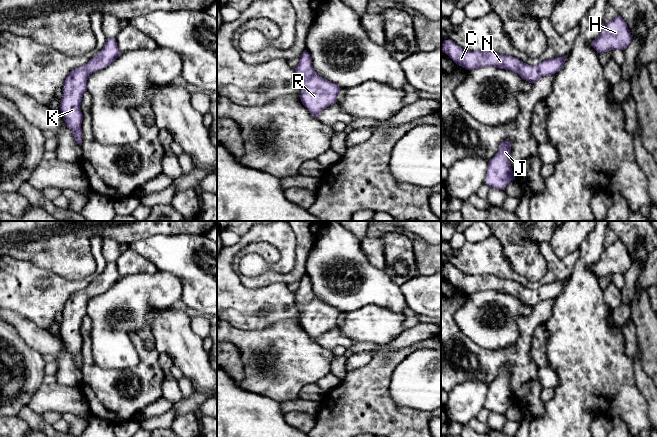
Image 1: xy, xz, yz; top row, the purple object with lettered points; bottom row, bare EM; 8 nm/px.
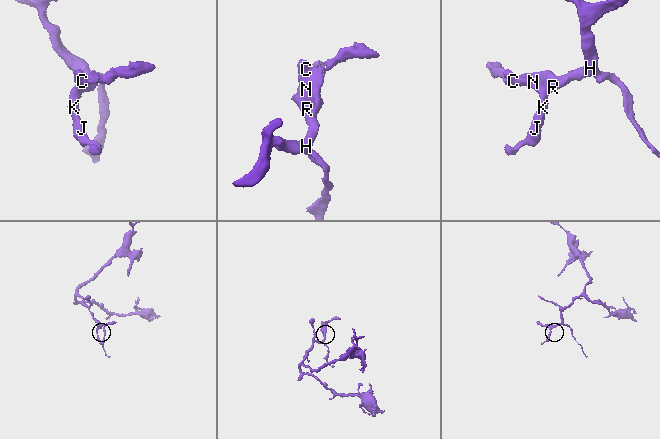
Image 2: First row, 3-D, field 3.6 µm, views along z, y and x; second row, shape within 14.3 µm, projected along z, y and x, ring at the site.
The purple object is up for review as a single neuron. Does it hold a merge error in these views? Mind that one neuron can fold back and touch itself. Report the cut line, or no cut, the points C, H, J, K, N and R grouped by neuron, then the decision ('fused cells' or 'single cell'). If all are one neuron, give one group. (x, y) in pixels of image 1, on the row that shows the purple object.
no cut | C H J K N R | single cell

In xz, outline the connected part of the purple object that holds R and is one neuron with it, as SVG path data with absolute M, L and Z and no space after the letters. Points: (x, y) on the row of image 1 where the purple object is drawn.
M306 50L301 54L299 64L294 69L301 87L300 99L308 111L318 119L320 111L337 102L341 88L316 73L310 54Z

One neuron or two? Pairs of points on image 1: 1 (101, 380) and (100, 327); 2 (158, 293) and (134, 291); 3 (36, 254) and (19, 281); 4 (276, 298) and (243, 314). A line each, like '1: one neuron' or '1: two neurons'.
1: two neurons
2: one neuron
3: two neurons
4: one neuron

